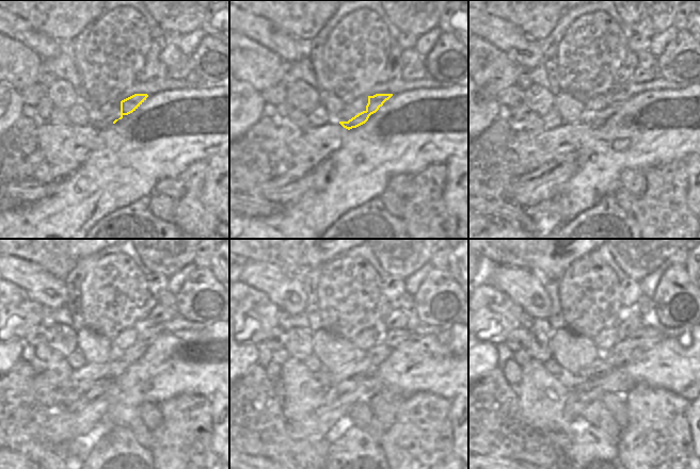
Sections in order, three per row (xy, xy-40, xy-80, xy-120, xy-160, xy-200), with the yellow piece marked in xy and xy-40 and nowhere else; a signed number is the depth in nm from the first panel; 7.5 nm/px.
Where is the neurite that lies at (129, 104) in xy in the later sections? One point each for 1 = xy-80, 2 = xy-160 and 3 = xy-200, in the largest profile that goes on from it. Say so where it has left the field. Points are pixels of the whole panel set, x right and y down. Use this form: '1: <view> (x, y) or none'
1: xy-80 (619, 97)
2: xy-160 (391, 339)
3: xy-200 (629, 348)

